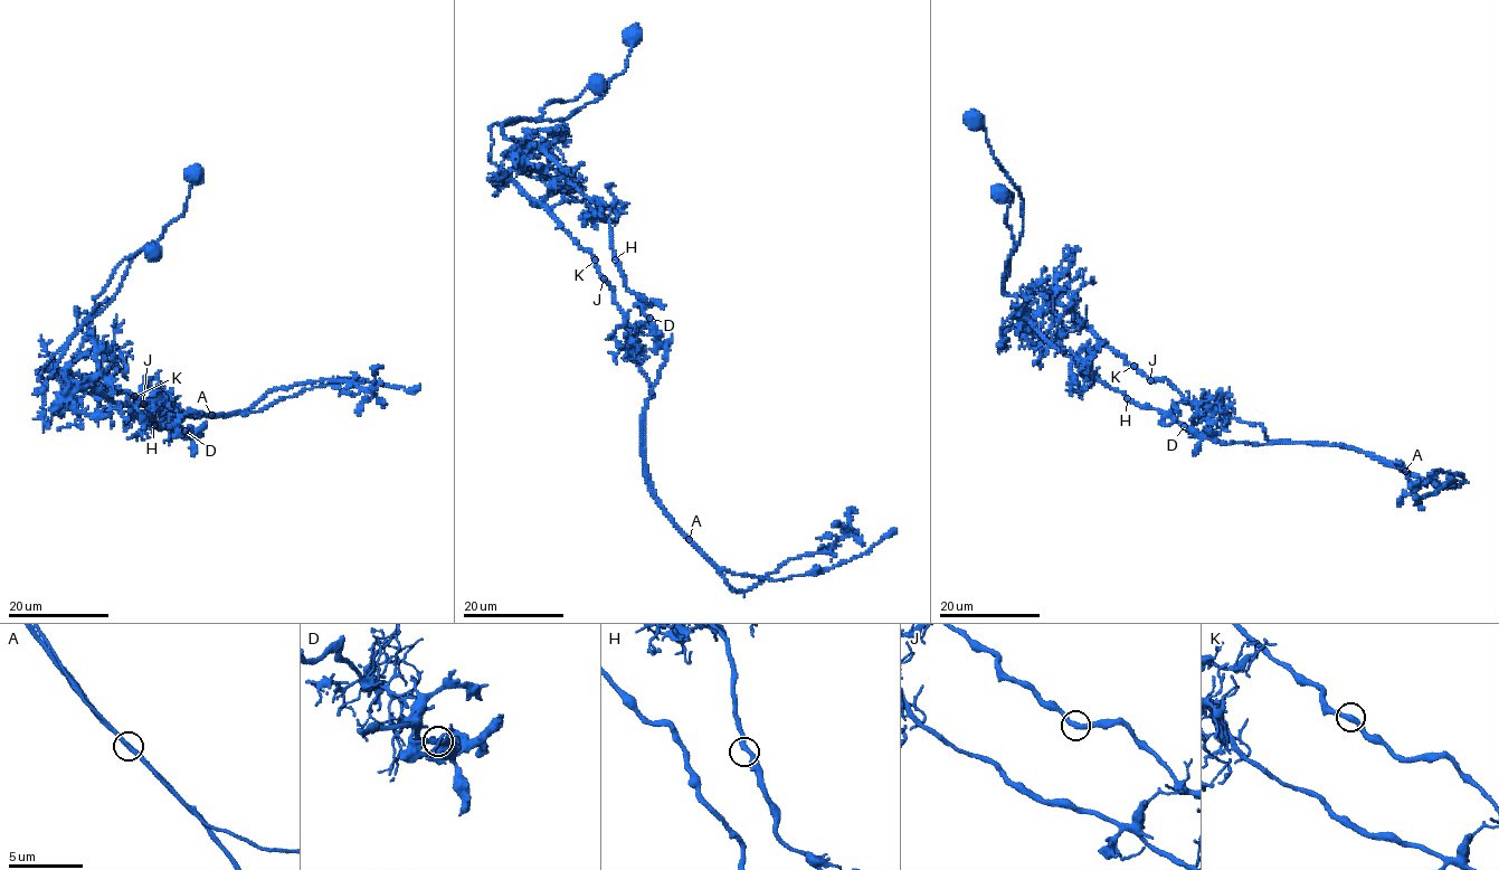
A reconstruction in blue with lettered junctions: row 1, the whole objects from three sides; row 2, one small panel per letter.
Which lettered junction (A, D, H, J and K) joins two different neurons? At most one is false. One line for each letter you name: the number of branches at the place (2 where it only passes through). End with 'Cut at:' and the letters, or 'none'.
A: Branches: 2
Cut at: A

